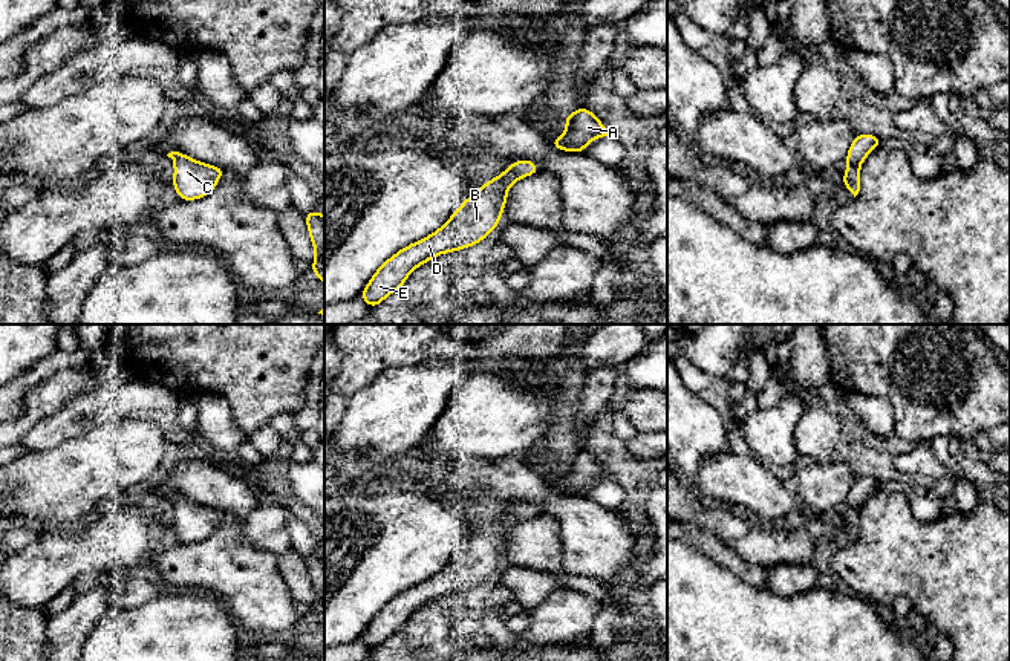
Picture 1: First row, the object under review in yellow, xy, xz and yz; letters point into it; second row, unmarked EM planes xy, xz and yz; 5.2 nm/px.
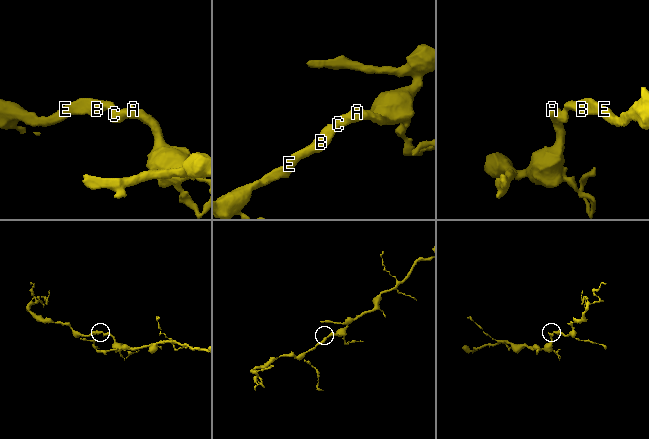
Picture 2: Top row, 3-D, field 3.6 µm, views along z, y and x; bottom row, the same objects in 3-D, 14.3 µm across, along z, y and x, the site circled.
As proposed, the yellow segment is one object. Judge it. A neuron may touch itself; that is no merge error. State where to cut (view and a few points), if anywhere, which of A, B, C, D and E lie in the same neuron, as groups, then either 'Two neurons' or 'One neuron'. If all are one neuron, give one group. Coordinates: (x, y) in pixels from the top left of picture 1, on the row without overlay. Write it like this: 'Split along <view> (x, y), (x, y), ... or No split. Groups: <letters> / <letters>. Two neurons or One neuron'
No split. Groups: A B C D E. One neuron

